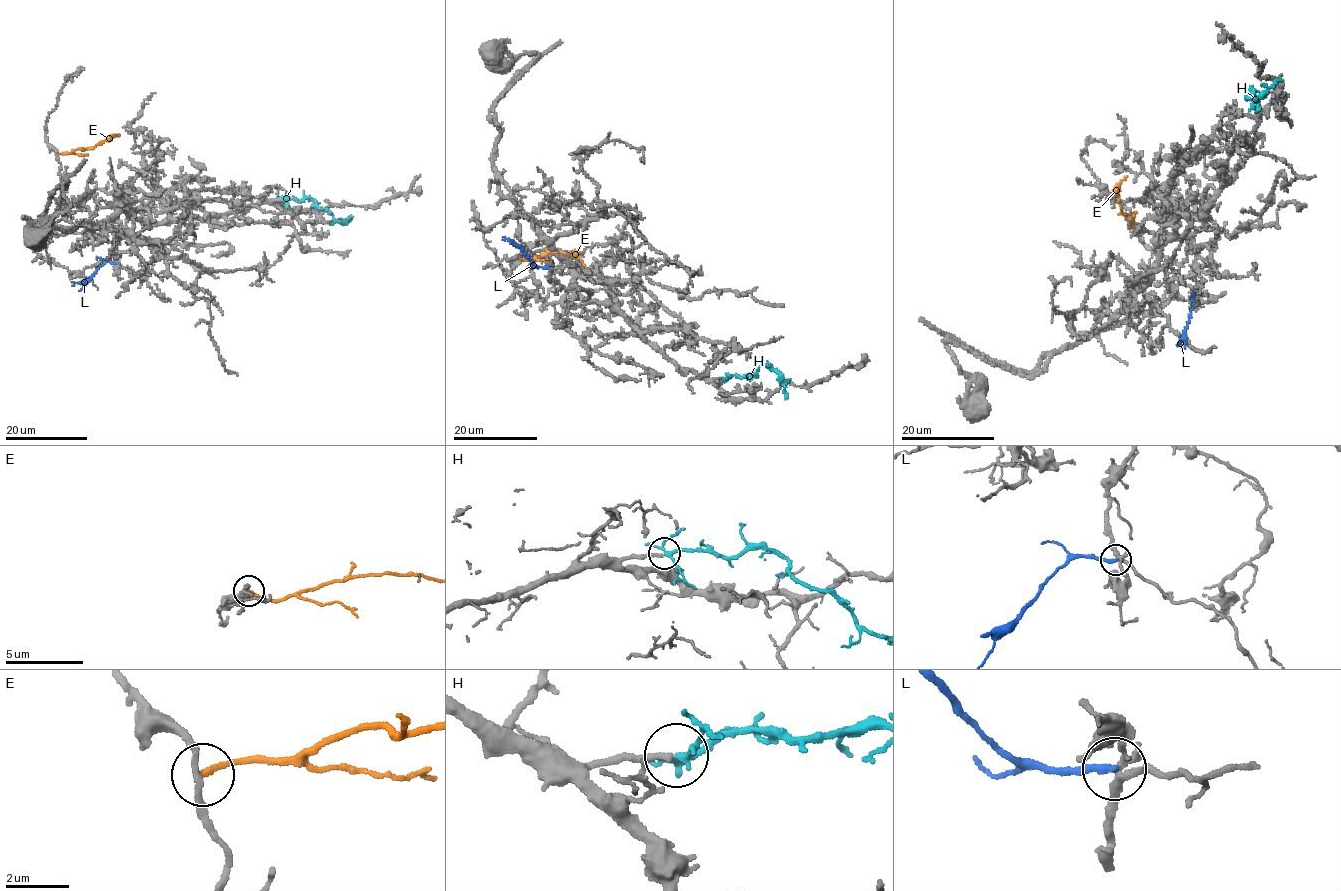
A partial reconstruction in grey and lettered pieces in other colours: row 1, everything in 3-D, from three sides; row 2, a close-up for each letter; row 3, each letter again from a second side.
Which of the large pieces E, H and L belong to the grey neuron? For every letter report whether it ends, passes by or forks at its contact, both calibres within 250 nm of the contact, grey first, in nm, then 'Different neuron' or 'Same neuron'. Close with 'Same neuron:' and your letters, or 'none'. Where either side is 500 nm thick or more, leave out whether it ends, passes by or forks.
E: It ends there. Thickness 190 nm (grey) against 200 nm. Different neuron
H: It forks there. Thickness 220 nm (grey) against 180 nm. Same neuron
L: It ends there. Thickness 220 nm (grey) against 240 nm. Different neuron
Same neuron: H

